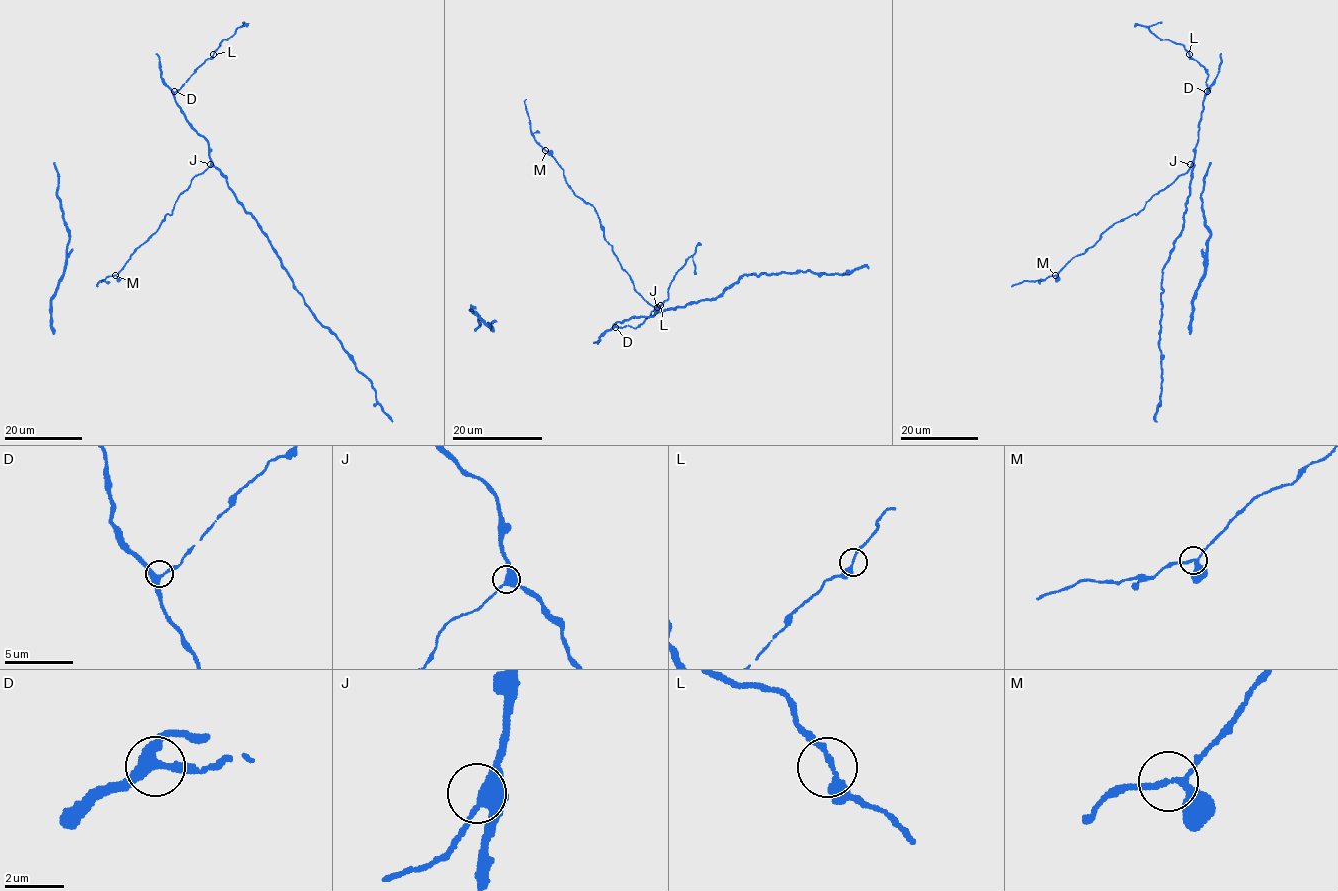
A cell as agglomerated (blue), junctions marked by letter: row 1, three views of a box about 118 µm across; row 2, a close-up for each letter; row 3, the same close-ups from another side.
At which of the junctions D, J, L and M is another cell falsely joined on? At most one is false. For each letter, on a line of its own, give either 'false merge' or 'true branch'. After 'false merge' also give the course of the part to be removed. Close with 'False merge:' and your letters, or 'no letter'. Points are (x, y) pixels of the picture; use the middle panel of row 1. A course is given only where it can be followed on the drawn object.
D: true branch
J: true branch
L: true branch
M: true branch
False merge: no letter

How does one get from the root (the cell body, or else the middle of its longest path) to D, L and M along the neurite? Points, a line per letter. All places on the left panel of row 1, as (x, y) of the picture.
D: (216, 167), (209, 156), (207, 141), (186, 119), (175, 100), (174, 91)
L: (216, 167), (209, 156), (207, 141), (186, 119), (174, 96), (213, 54)
M: (216, 167), (208, 166), (193, 178), (174, 203), (172, 213), (165, 216), (158, 230), (130, 255), (115, 275)

